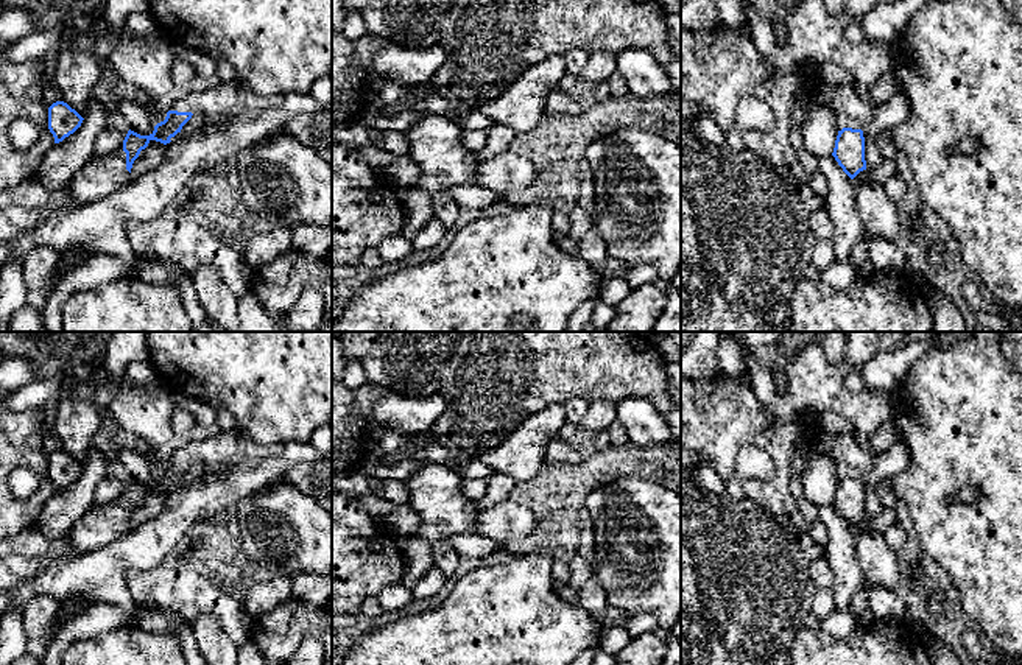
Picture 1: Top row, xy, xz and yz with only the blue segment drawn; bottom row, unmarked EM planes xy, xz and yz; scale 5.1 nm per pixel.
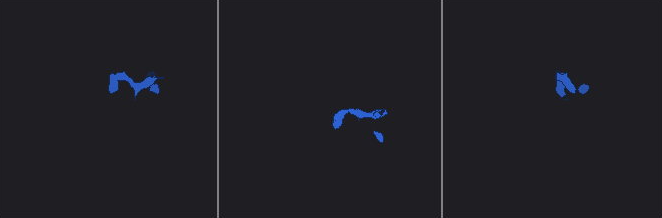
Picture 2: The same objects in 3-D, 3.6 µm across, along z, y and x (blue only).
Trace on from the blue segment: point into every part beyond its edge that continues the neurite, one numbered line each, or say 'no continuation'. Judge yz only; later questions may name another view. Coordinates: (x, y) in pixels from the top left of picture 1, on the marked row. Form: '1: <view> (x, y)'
1: yz (888, 168)

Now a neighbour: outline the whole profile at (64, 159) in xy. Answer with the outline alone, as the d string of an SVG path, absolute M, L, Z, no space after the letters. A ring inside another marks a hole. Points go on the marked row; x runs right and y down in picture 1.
M92 95L81 126L48 150L36 173L36 178L47 190L59 192L67 188L70 179L93 156L95 139L106 129L109 115L103 104Z

